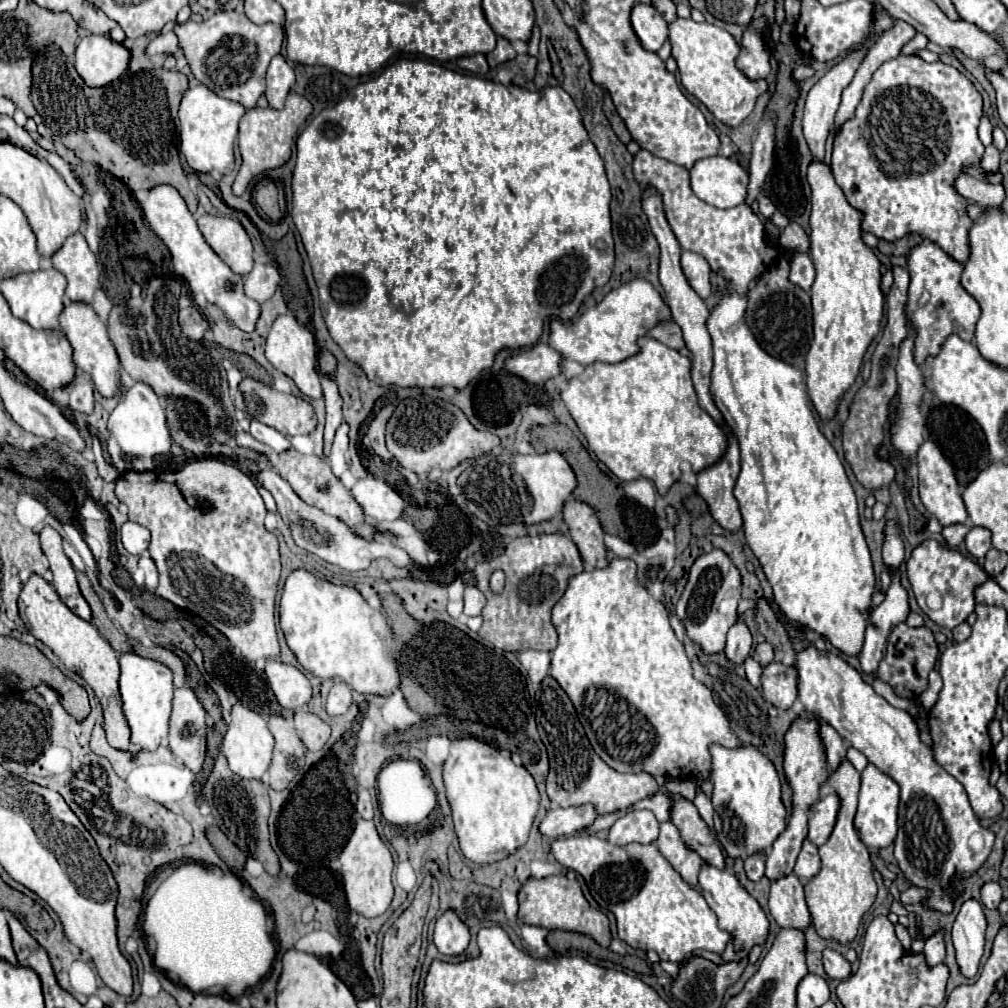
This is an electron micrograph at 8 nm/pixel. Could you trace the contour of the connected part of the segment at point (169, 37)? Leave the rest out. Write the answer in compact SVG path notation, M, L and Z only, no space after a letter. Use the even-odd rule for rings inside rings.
M169 31L165 35L155 35L153 41L150 41L149 47L147 47L147 53L149 55L155 55L155 53L165 53L165 55L173 55L177 51L177 37Z

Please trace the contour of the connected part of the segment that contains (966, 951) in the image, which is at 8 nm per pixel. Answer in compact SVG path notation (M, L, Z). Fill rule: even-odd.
M975 899L963 901L957 919L953 923L951 935L953 935L957 965L967 979L973 979L979 971L985 945L985 927L987 921L981 903Z

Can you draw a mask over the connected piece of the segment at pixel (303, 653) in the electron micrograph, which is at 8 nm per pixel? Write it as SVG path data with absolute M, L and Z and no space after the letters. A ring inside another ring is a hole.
M295 569L283 587L279 625L305 671L323 679L337 677L359 693L389 695L399 687L391 627L383 613L371 609L355 587L335 585L305 569Z

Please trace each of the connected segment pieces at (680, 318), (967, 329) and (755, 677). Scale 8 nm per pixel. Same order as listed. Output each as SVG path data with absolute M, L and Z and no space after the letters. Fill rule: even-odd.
M647 189L643 193L643 209L649 217L649 225L651 225L651 231L653 235L657 237L659 241L659 247L661 247L661 267L659 267L659 281L663 285L663 291L665 291L665 301L667 305L671 307L671 313L673 313L673 321L683 329L683 339L685 339L685 345L687 349L691 351L691 361L693 361L693 385L695 385L695 391L697 391L697 397L699 397L699 405L721 425L723 423L723 417L721 413L717 411L715 403L713 403L713 397L711 397L711 369L713 369L713 347L711 347L711 339L709 339L709 331L707 331L707 319L709 319L709 311L703 303L703 299L695 293L695 289L687 283L685 275L683 275L683 269L681 269L681 245L677 241L677 237L673 235L667 219L665 219L665 213L663 213L663 203L661 203L661 197Z
M923 241L921 245L917 245L909 255L907 271L911 283L907 291L905 317L907 317L907 327L913 331L913 339L915 339L913 345L915 363L923 369L927 357L939 355L949 335L959 335L965 341L973 341L975 325L981 311L979 311L979 303L959 283L963 265L951 259L939 245L931 241Z
M749 657L749 659L745 661L745 673L747 673L747 681L749 681L749 683L751 683L751 685L757 689L761 687L761 671L763 671L763 669L761 669L761 665L759 665L755 659L751 659L751 657Z

